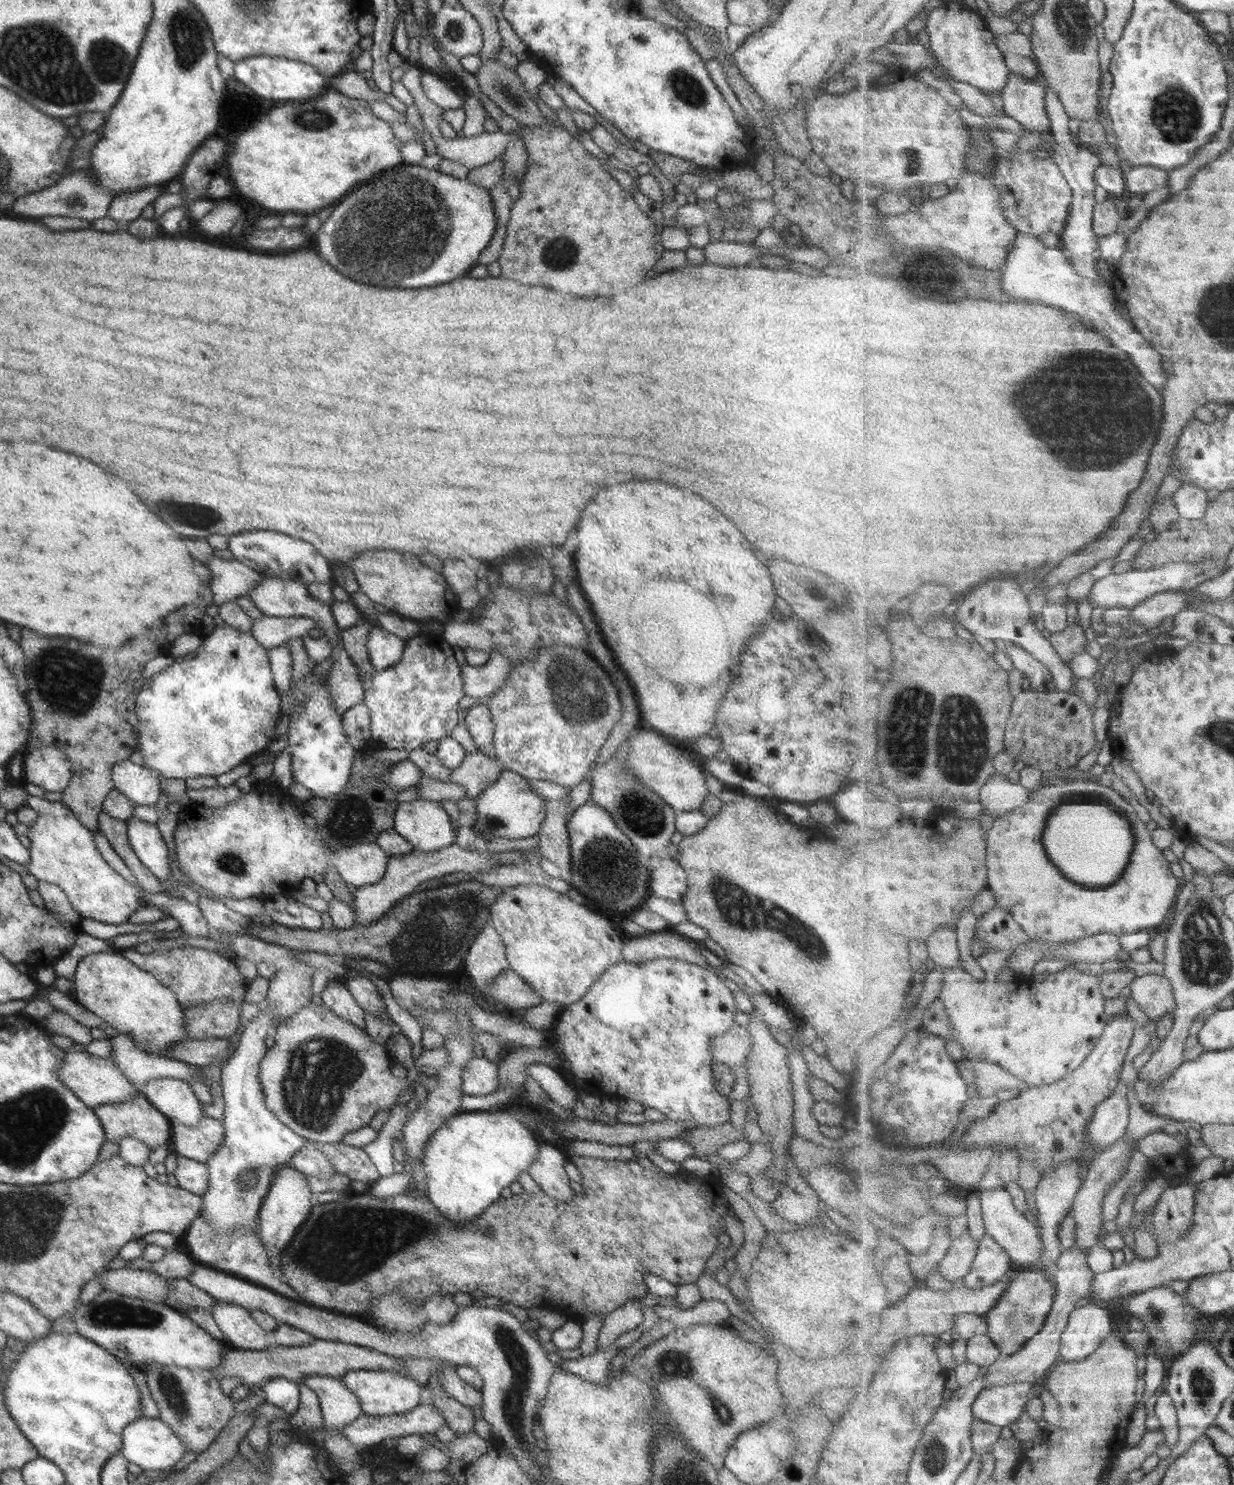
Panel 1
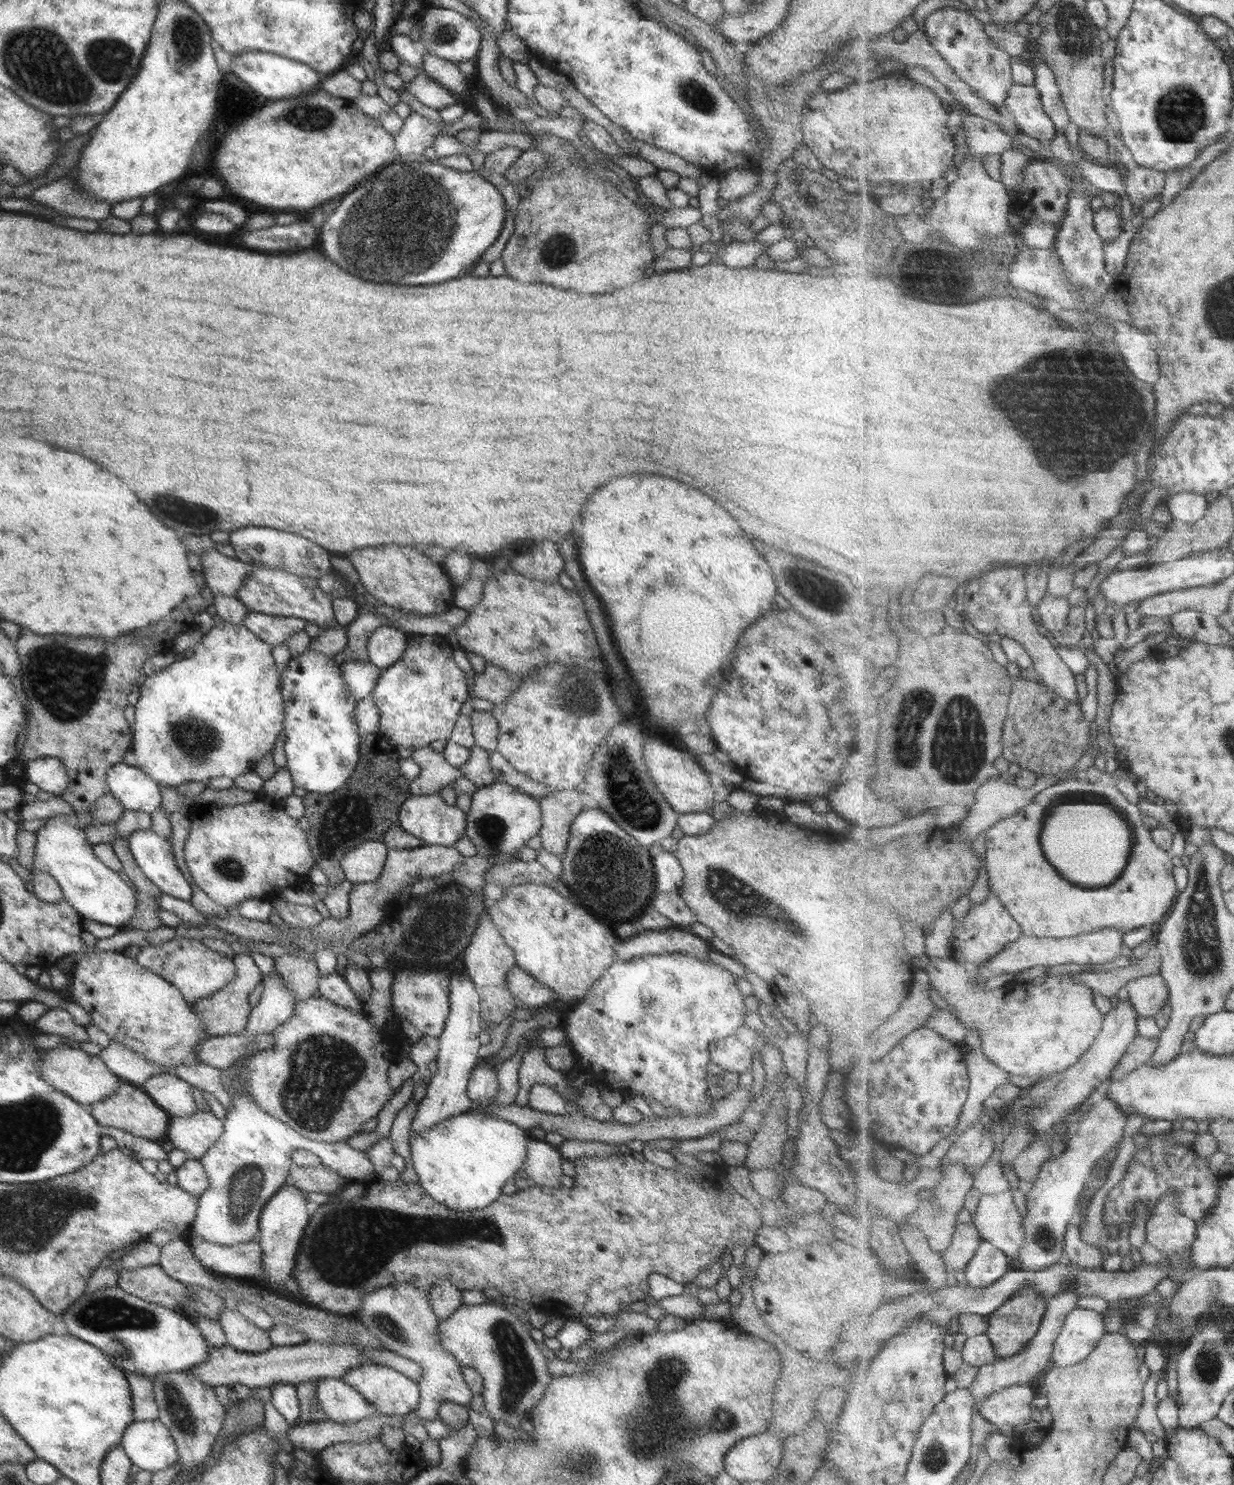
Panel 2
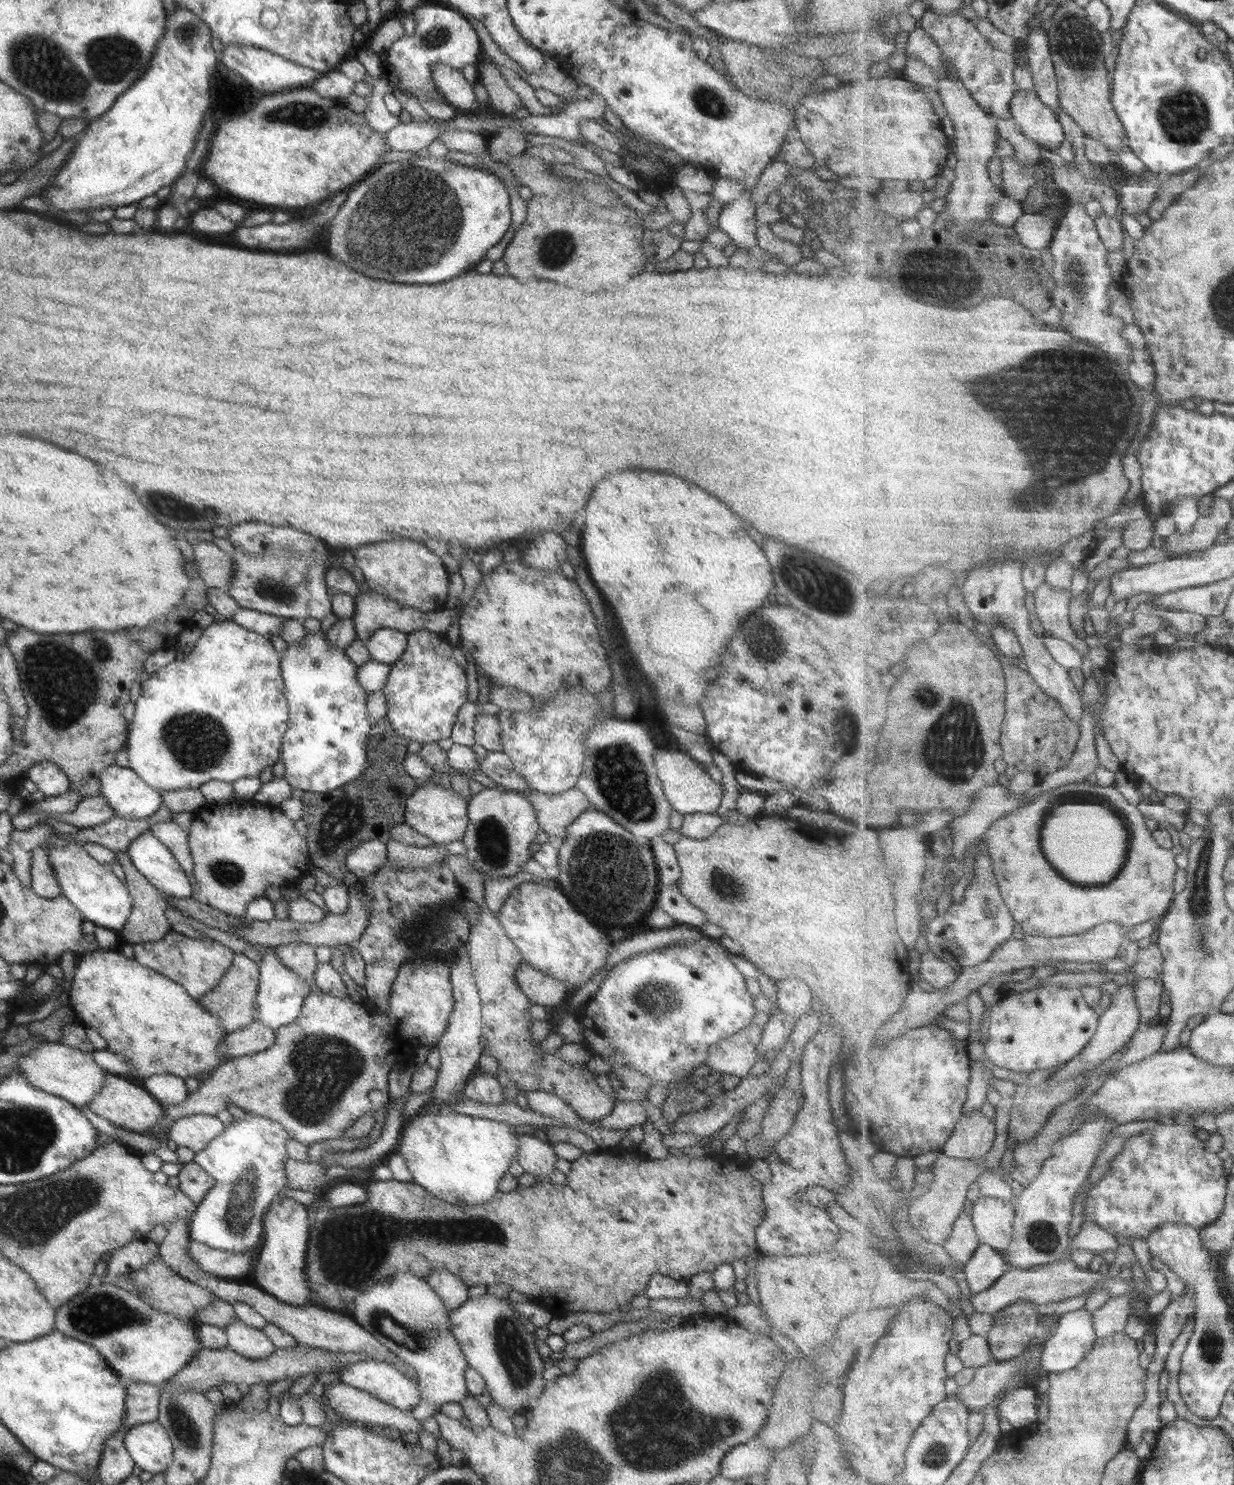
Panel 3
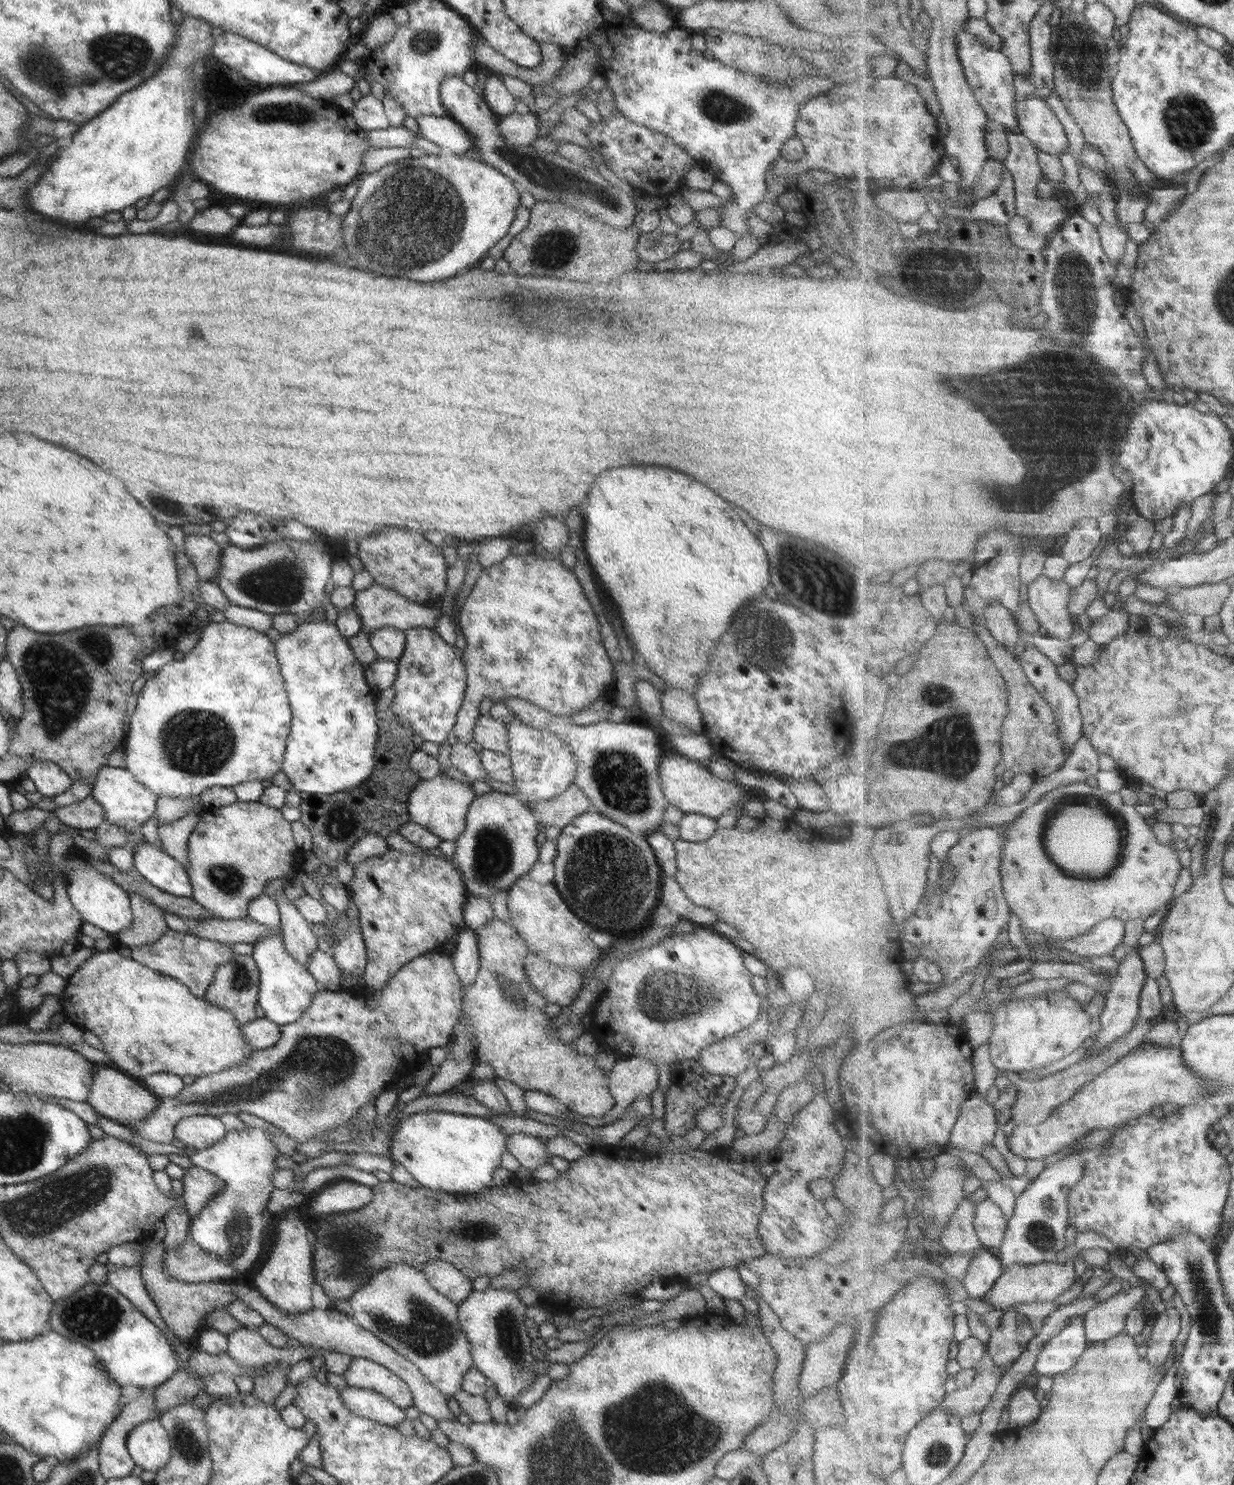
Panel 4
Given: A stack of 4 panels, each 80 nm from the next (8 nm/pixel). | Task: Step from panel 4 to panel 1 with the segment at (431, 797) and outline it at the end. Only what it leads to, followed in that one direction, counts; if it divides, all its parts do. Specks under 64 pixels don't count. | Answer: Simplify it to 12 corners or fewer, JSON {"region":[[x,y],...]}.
{"region":[[401,802],[392,829],[412,852],[454,843],[440,803]]}

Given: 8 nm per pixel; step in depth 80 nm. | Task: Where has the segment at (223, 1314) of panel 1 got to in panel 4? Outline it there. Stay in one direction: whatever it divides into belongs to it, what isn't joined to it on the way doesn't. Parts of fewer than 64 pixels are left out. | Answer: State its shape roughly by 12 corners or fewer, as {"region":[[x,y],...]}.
{"region":[[257,1330],[226,1335],[226,1353],[246,1369],[283,1356]]}

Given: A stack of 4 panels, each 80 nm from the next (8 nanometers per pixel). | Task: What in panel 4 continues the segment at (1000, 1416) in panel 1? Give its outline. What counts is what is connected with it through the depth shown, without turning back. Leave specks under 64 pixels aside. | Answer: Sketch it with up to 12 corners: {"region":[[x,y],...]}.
{"region":[[1033,1388],[1018,1389],[1008,1404],[1012,1428],[1032,1425],[1041,1415]]}

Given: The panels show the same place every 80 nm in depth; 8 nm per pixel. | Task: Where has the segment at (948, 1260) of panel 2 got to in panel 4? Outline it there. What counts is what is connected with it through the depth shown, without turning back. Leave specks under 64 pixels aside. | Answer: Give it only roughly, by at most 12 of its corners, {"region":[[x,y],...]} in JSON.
{"region":[[970,1197],[958,1204],[940,1243],[951,1255],[974,1255],[983,1245]]}

